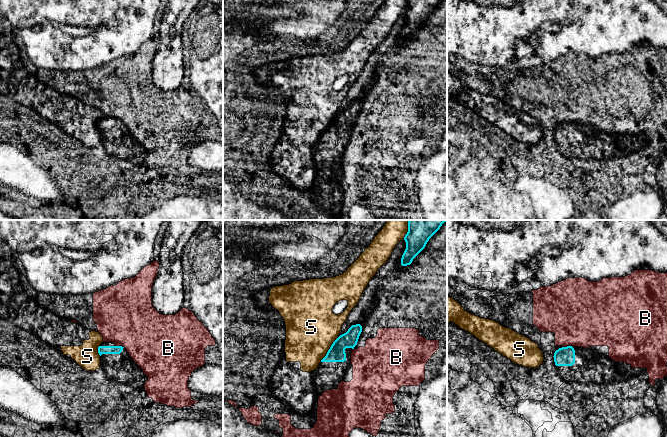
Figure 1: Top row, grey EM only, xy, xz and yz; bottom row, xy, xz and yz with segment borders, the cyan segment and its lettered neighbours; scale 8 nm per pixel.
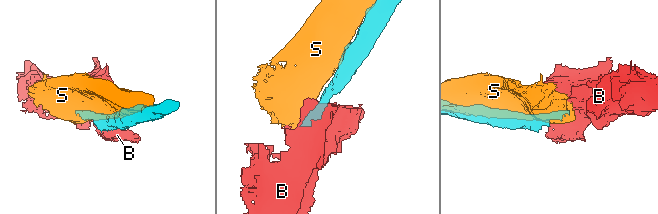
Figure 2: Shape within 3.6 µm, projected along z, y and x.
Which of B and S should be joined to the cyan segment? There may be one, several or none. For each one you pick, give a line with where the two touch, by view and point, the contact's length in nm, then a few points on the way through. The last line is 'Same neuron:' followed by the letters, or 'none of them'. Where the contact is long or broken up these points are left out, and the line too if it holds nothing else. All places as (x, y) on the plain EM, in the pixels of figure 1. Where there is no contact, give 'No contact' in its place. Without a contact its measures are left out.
Same neuron: none of them

